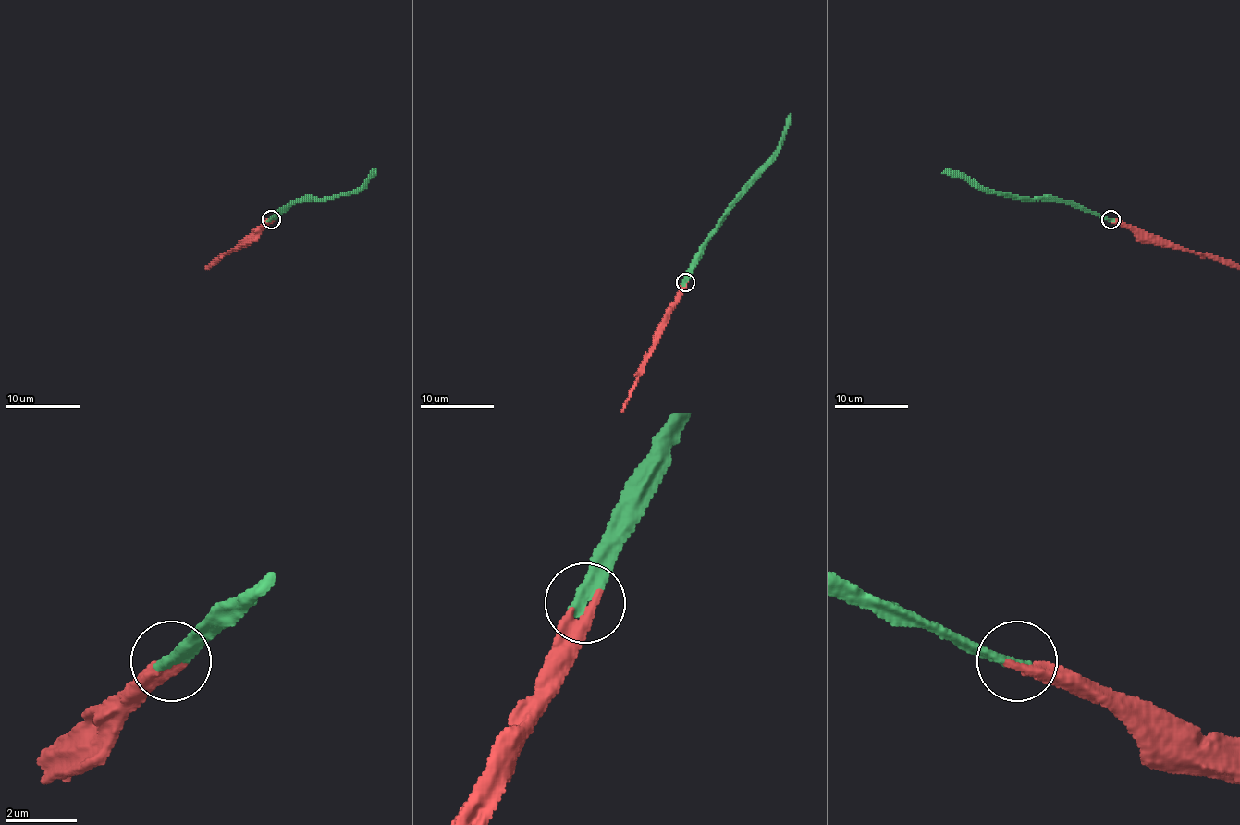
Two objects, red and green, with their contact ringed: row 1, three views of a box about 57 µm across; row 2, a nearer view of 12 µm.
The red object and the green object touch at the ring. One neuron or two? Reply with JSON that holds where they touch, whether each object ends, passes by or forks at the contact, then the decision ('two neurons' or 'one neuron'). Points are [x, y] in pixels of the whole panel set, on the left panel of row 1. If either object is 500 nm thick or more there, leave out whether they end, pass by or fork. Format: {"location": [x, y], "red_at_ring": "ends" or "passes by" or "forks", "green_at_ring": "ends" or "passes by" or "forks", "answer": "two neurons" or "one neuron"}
{"location": [271, 219], "red_at_ring": "ends", "green_at_ring": "ends", "answer": "one neuron"}

